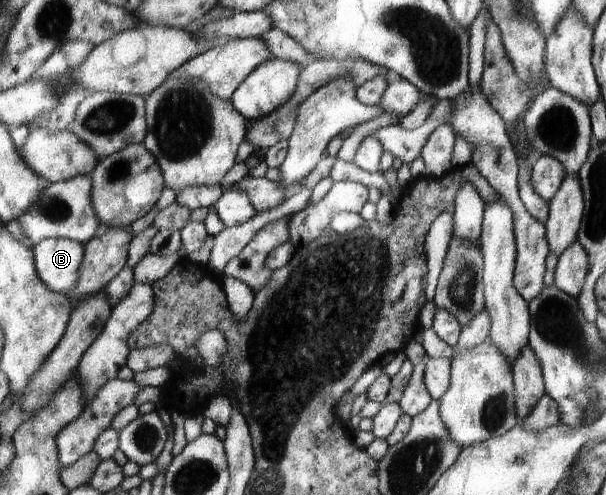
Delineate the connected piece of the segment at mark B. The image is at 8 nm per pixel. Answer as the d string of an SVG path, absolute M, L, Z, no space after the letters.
M70 238L45 239L33 247L40 277L54 291L70 294L80 281L87 244Z

